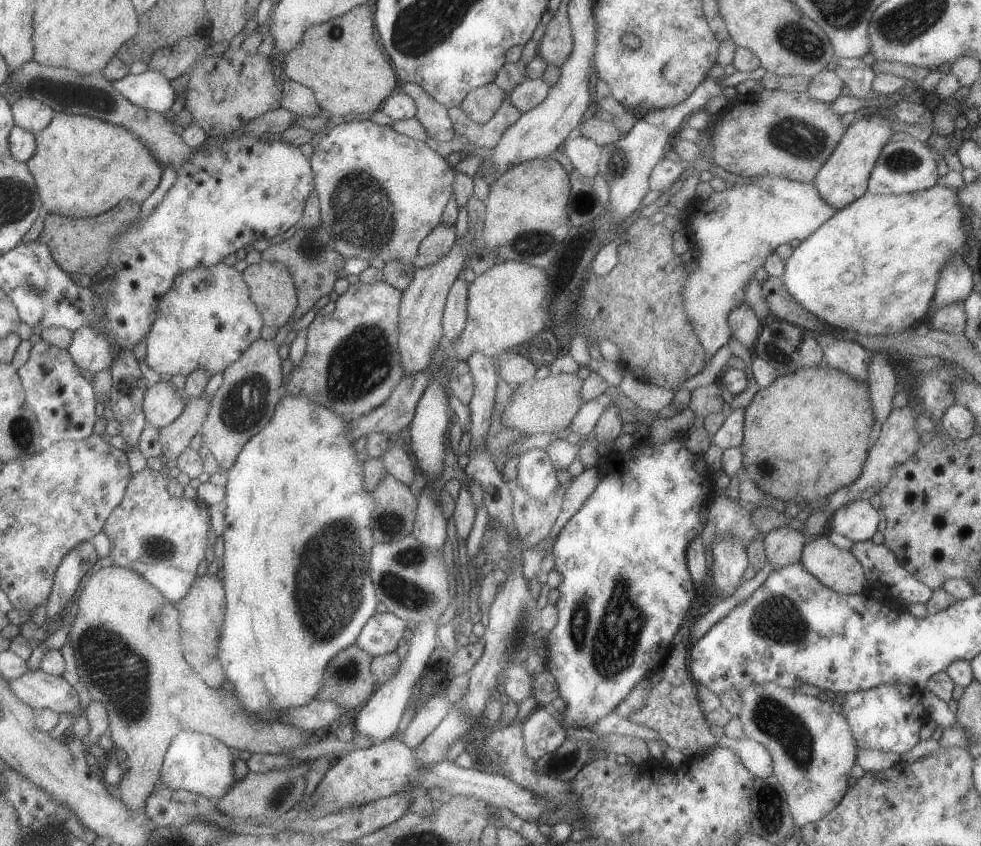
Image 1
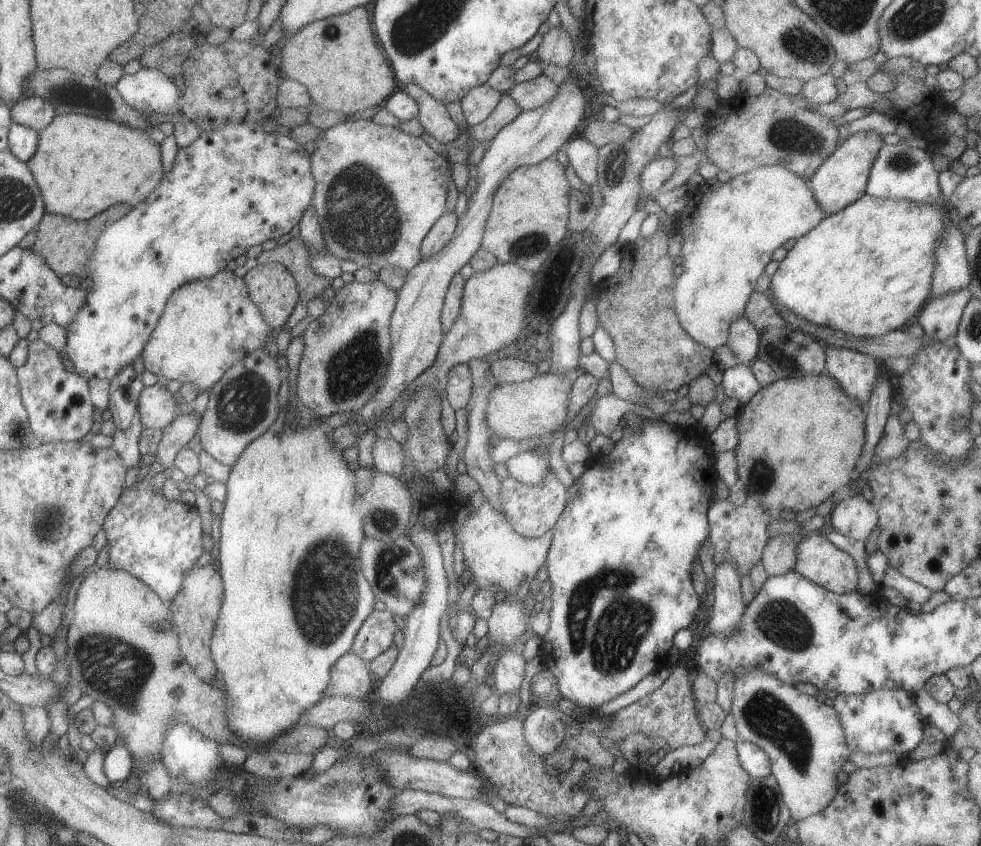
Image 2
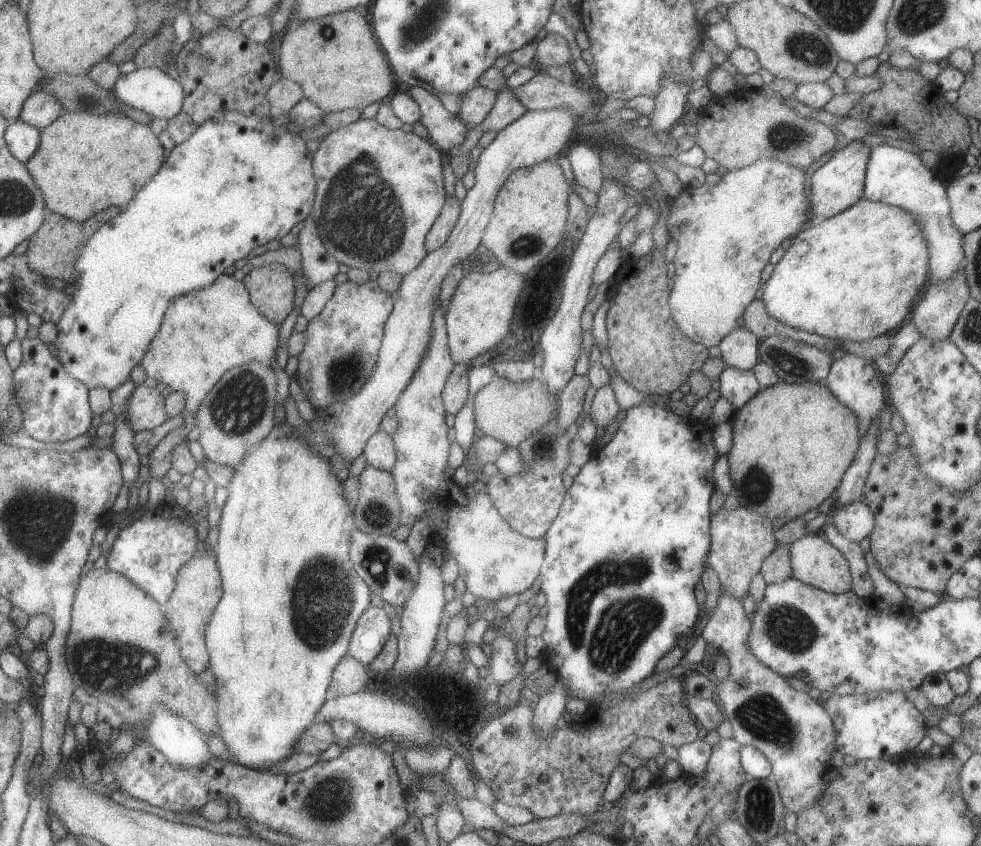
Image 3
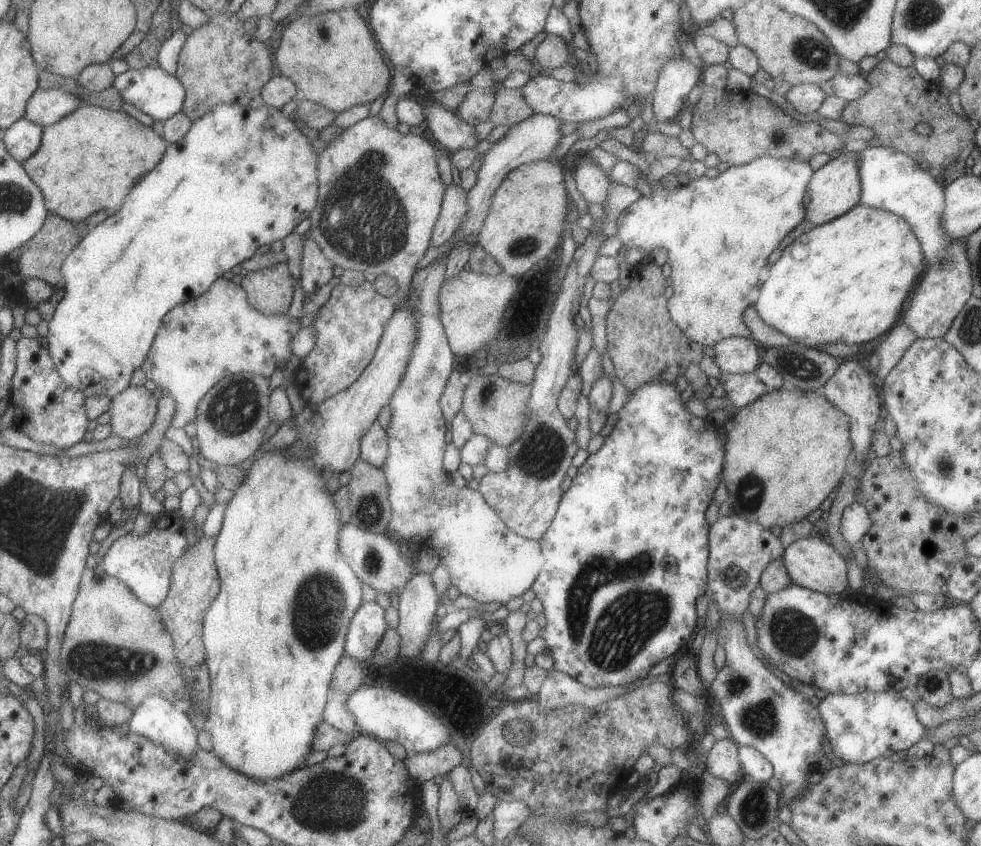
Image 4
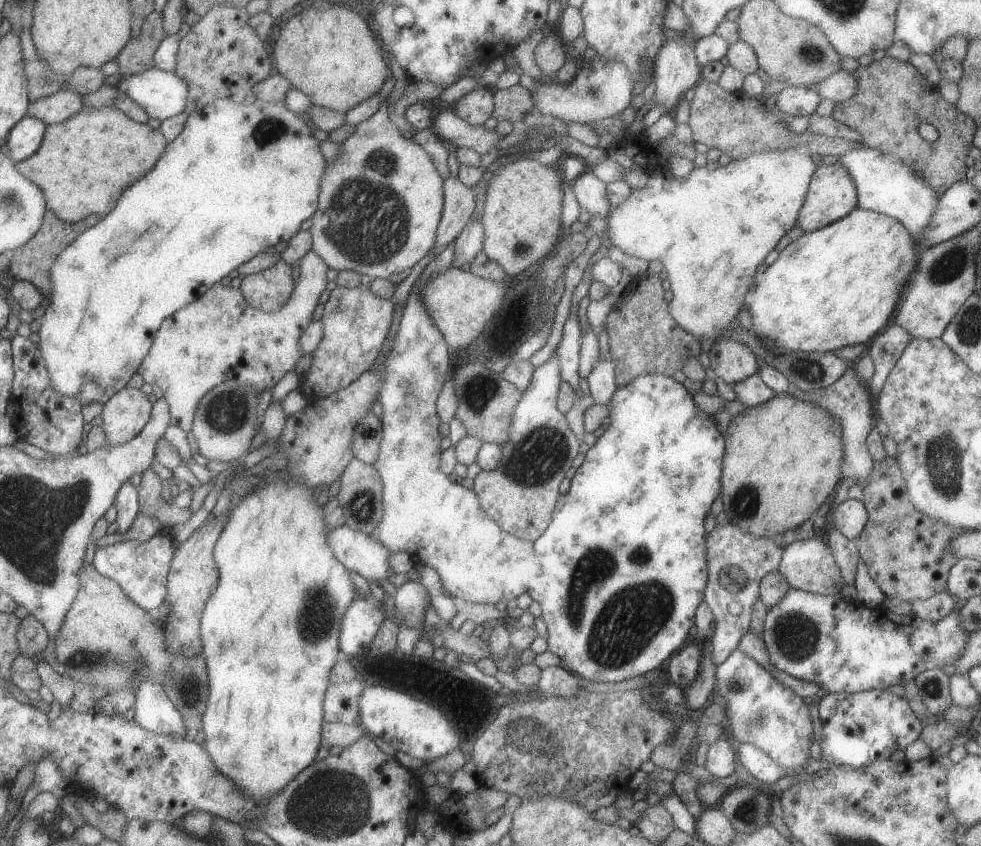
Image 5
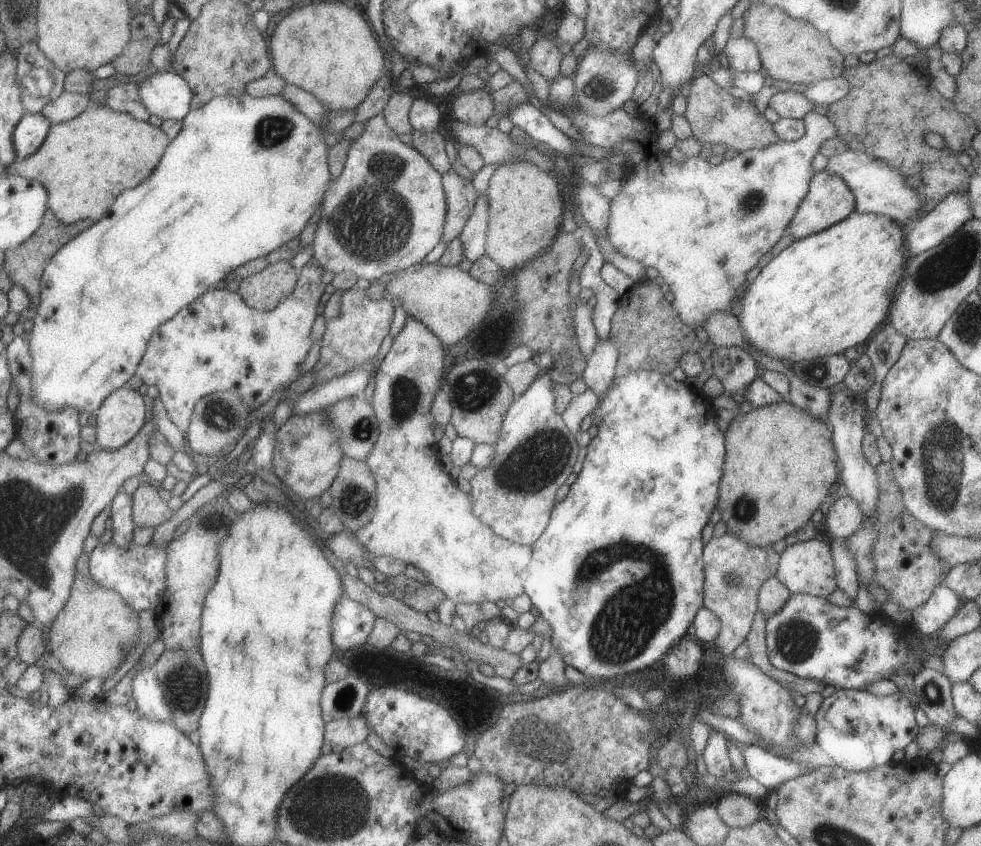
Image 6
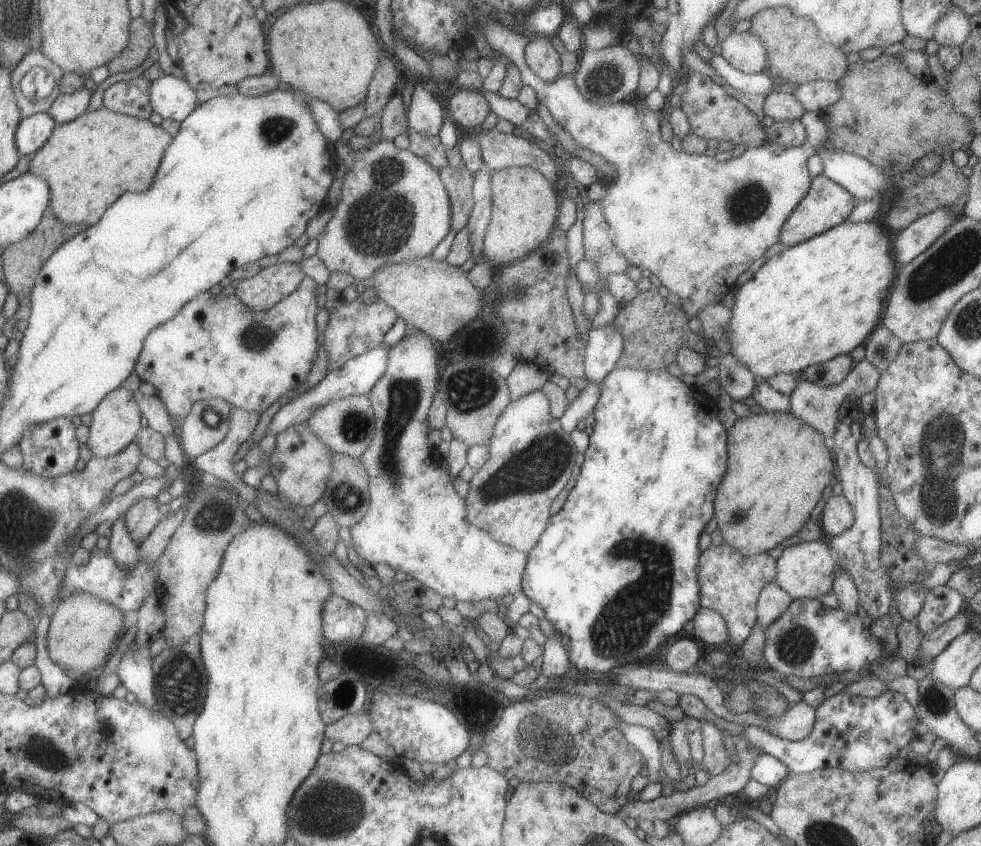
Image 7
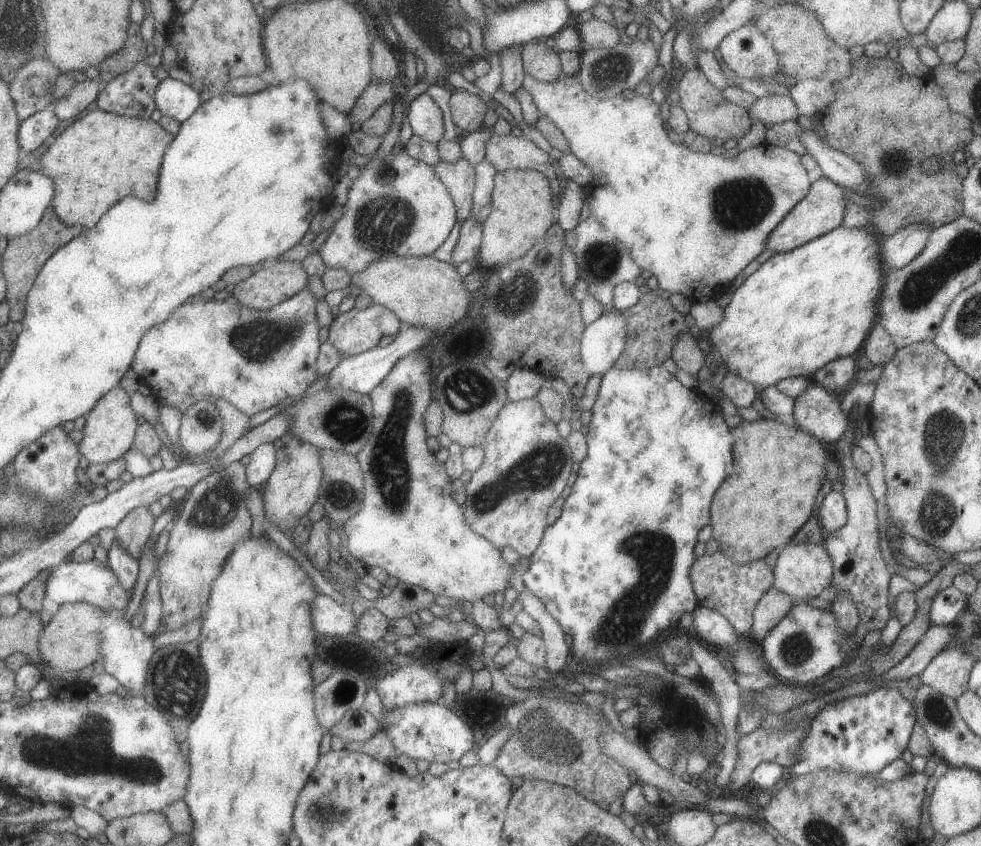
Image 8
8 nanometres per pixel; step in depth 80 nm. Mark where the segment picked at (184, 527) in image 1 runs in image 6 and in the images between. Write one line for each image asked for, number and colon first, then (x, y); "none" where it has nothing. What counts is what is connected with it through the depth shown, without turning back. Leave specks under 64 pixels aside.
2: (157, 540)
3: (149, 550)
4: (143, 563)
5: (140, 568)
6: (137, 573)

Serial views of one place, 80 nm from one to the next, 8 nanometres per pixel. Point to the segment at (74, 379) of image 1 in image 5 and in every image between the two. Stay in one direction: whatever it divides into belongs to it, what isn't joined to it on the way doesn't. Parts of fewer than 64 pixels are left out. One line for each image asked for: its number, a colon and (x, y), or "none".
2: (57, 401)
3: (54, 406)
4: (47, 411)
5: (51, 421)

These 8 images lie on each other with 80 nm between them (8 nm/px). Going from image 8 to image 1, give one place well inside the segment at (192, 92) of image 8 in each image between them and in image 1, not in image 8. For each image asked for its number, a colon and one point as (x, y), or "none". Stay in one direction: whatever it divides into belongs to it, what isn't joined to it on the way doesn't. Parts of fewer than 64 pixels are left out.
1: (150, 90)
2: (149, 91)
3: (151, 90)
4: (160, 95)
5: (161, 94)
6: (165, 94)
7: (172, 98)

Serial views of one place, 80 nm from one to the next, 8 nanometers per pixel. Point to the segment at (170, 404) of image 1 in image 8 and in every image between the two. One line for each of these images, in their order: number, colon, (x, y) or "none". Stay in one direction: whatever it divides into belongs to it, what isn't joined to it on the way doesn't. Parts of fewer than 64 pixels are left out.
2: (157, 407)
3: (145, 409)
4: (132, 411)
5: (123, 415)
6: (120, 416)
7: (116, 420)
8: (110, 425)

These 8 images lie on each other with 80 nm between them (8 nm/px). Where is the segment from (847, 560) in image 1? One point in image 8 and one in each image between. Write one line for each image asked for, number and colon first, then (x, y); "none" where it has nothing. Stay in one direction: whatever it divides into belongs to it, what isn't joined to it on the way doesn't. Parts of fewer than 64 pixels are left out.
2: (822, 562)
3: (816, 562)
4: (812, 563)
5: (808, 565)
6: (807, 567)
7: (806, 569)
8: (801, 571)

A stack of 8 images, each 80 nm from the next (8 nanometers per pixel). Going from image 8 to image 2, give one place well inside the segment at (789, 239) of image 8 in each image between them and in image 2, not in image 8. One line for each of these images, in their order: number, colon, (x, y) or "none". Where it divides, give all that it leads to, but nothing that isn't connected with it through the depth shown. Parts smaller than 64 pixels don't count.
2: (842, 178)
3: (836, 185)
4: (834, 188)
5: (831, 194)
6: (828, 200)
7: (826, 204)

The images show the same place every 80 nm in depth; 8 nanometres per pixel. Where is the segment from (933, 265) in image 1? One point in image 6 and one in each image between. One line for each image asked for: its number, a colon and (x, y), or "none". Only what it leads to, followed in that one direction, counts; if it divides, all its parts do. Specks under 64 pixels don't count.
2: (866, 270)
3: (854, 276)
4: (847, 280)
5: (839, 285)
6: (823, 293)

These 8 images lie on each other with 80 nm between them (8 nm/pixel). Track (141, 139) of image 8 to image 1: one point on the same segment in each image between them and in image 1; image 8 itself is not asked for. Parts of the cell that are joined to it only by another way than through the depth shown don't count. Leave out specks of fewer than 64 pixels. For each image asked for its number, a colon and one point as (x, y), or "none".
1: (81, 166)
2: (82, 164)
3: (84, 162)
4: (87, 161)
5: (82, 165)
6: (83, 163)
7: (87, 162)

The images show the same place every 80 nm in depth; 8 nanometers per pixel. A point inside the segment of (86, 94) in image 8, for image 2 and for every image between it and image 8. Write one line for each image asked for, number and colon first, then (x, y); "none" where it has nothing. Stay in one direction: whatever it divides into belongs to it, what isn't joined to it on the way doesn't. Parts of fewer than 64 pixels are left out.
2: (32, 112)
3: (39, 109)
4: (44, 107)
5: (54, 108)
6: (64, 106)
7: (64, 107)

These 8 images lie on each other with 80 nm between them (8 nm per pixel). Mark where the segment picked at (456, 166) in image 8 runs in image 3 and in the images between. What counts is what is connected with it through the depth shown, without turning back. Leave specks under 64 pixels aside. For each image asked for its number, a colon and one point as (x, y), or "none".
3: (437, 233)
4: (453, 206)
5: (458, 204)
6: (460, 197)
7: (458, 182)

